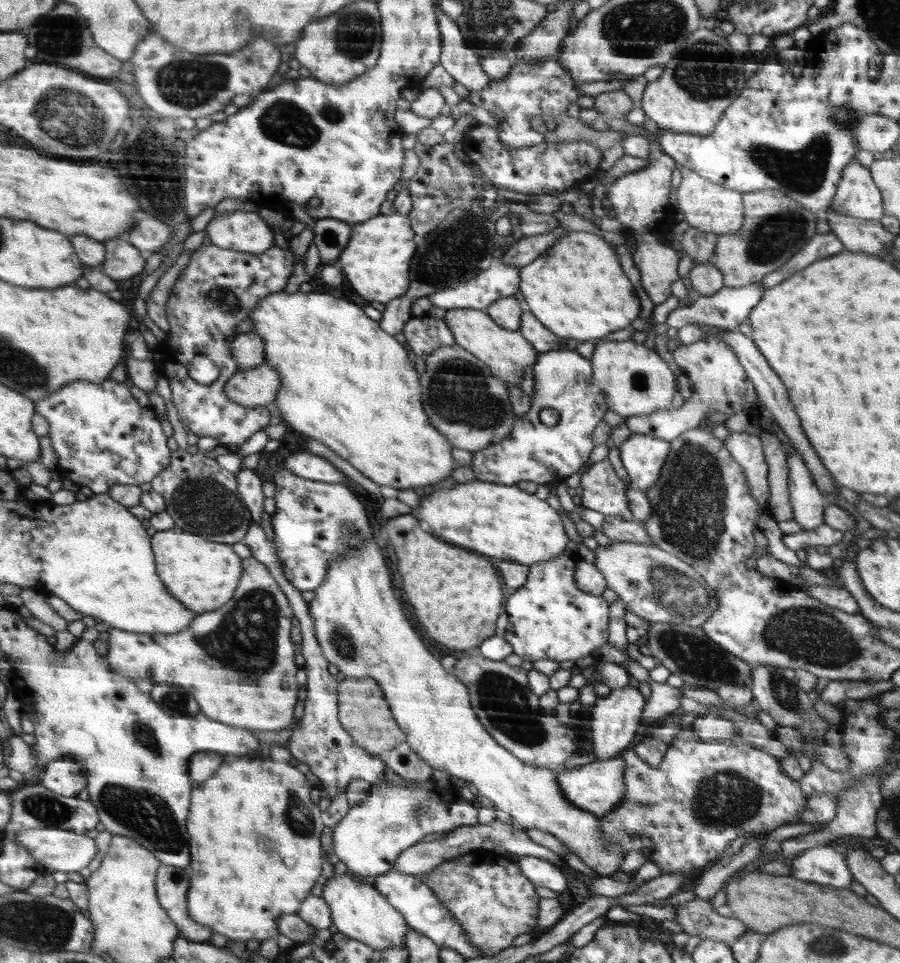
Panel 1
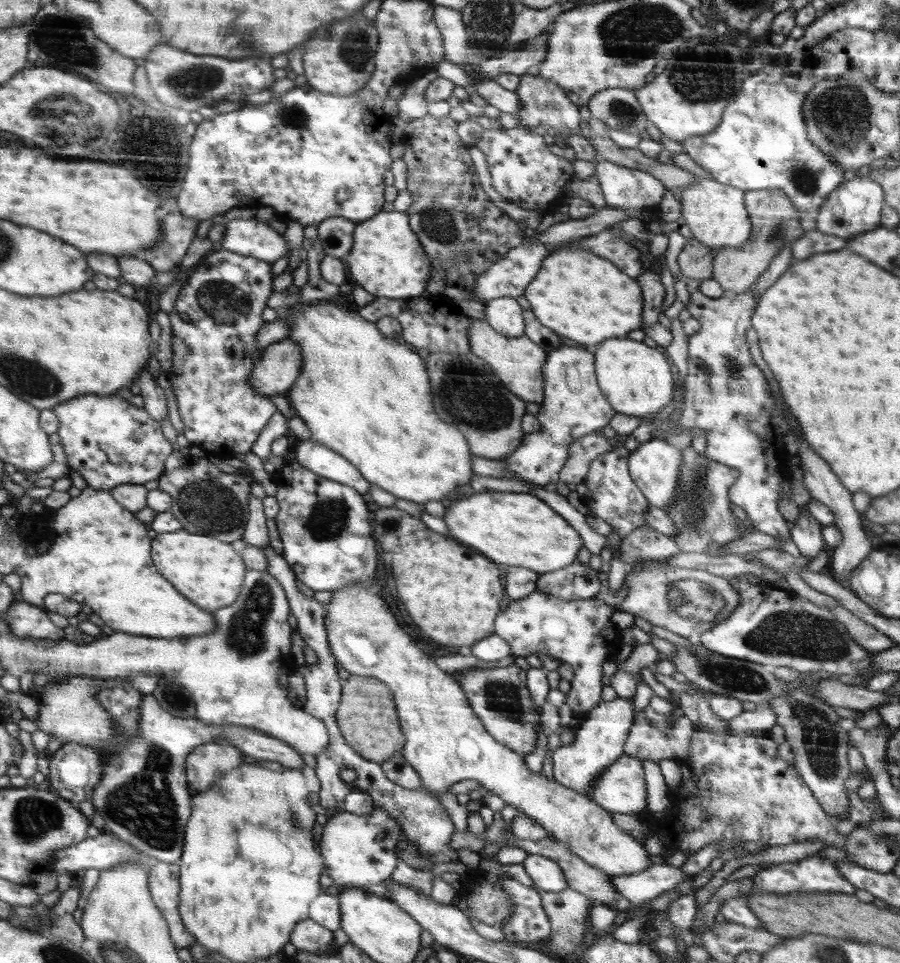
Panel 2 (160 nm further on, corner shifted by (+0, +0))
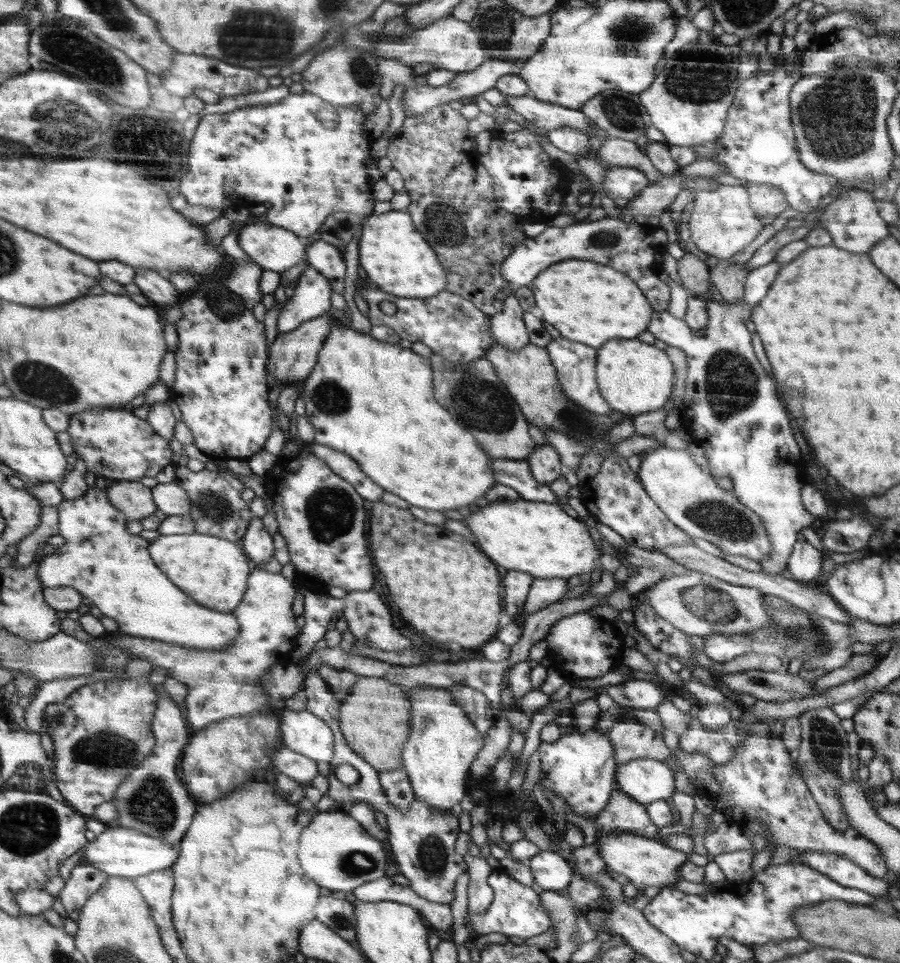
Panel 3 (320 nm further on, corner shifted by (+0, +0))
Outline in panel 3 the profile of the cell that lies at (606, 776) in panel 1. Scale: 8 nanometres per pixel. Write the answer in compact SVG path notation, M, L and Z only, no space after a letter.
M636 759L617 767L615 786L643 805L670 798L676 790L673 770L661 760Z

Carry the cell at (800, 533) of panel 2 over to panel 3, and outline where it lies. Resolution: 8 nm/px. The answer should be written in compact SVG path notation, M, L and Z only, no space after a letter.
M798 542L788 560L788 571L798 583L809 583L820 575L822 565L822 554L812 544Z

